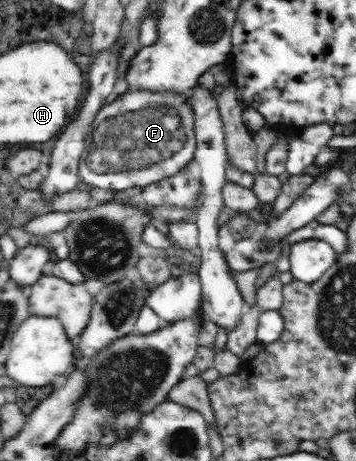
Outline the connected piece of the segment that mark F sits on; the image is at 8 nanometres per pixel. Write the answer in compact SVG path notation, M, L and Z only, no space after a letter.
M147 90L129 91L124 95L118 97L114 102L103 107L96 116L96 119L92 122L92 128L88 132L85 153L82 155L79 164L79 176L83 185L91 185L97 188L104 188L105 190L127 190L132 186L146 187L151 183L158 183L163 178L171 175L175 175L177 172L182 171L189 164L195 162L195 152L197 152L196 134L195 134L195 123L194 114L189 103L190 92L175 93L175 92L151 92Z

